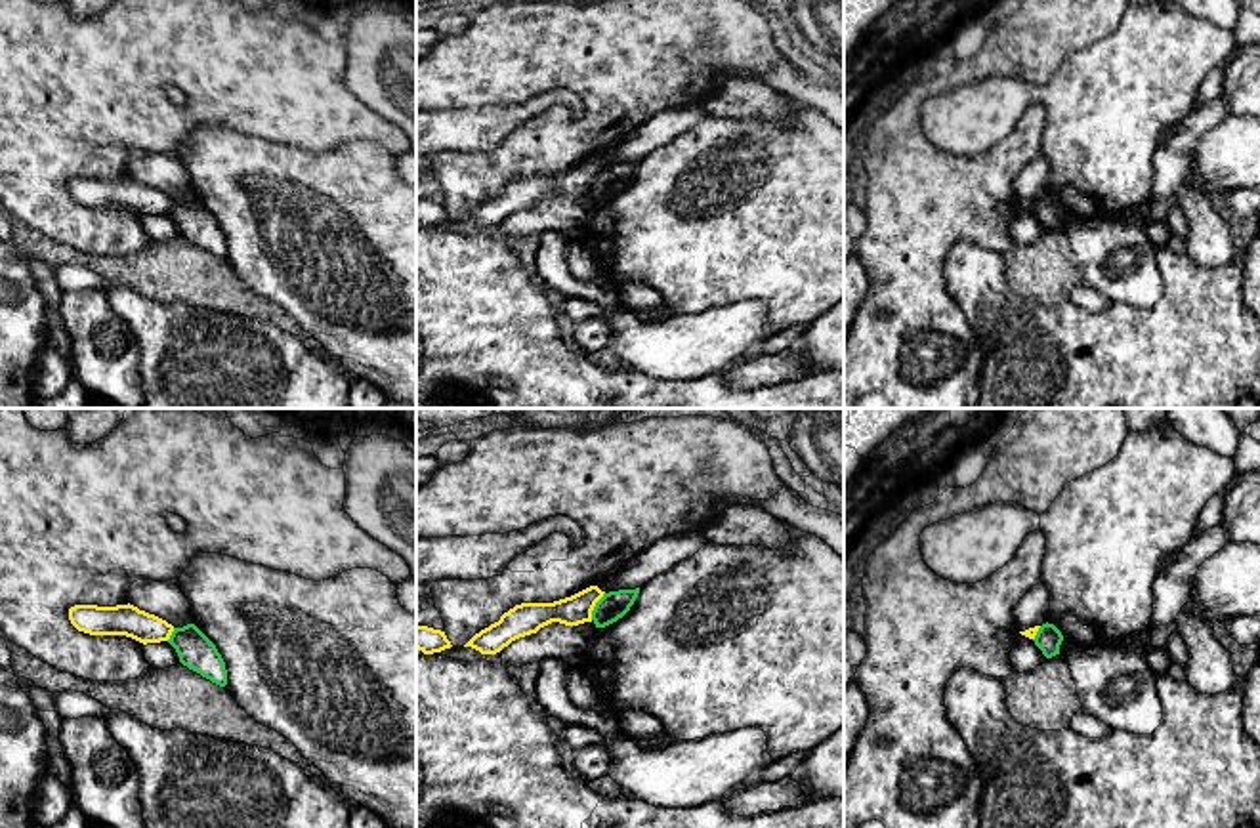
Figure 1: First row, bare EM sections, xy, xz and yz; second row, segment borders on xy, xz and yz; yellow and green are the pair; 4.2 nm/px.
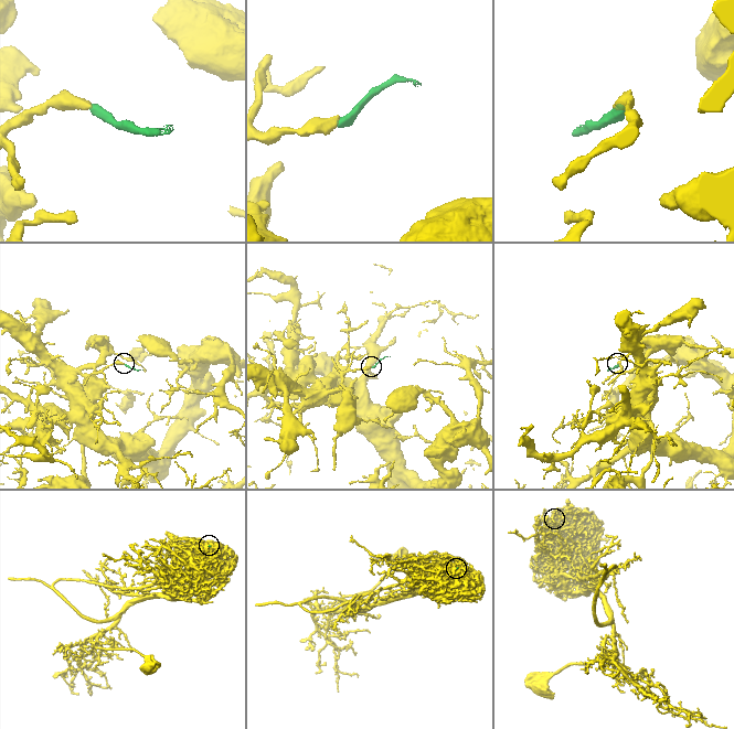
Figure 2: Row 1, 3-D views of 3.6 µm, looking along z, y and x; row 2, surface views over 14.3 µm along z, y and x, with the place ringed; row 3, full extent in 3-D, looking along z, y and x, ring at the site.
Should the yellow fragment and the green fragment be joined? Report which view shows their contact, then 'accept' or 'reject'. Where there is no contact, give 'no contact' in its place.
xz | reject

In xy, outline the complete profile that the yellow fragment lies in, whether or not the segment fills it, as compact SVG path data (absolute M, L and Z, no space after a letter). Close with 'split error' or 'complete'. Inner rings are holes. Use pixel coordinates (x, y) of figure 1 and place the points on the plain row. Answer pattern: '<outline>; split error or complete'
M74 177L69 181L71 197L90 208L126 208L143 217L168 214L174 198L139 183L134 177L97 179Z; complete

